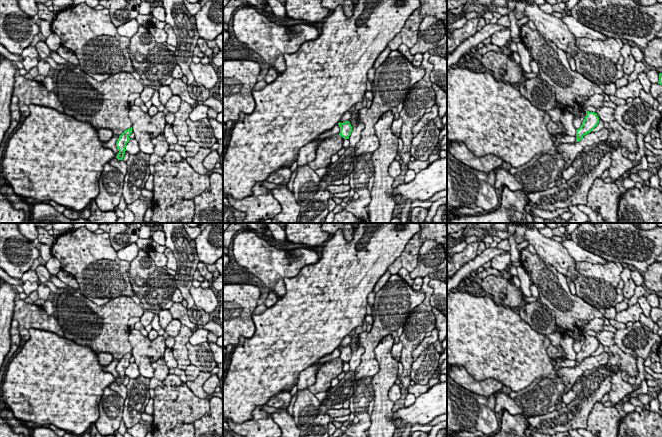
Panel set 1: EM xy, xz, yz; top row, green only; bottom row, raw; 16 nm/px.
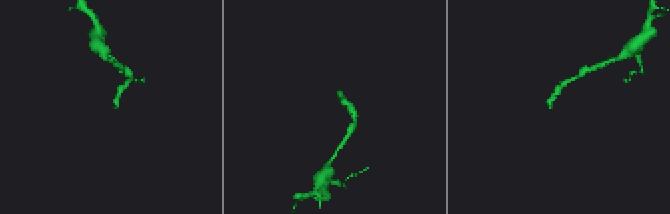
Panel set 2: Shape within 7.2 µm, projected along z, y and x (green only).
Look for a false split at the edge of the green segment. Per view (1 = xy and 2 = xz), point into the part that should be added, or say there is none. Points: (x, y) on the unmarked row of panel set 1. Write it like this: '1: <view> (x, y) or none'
1: none
2: none

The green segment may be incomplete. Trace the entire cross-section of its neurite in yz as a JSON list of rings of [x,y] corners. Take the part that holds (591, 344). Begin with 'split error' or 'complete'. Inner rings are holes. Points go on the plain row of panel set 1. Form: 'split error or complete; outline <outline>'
complete; outline [[[586,335],[585,343],[579,353],[576,354],[576,366],[579,366],[584,359],[590,357],[599,347],[596,337]]]

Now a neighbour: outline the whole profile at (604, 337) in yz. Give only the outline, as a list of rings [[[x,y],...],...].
[[[606,330],[597,332],[597,335],[596,335],[597,340],[603,346],[615,345],[613,337],[614,337],[614,333],[606,331]]]

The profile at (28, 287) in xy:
[[[26,281],[22,285],[24,293],[27,296],[29,296],[33,291],[37,291],[38,286],[39,286],[38,282],[30,282],[30,281]]]

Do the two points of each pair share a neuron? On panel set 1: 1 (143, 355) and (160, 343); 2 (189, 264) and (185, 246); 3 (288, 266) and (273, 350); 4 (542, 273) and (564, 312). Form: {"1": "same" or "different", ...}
{"1": "same", "2": "same", "3": "different", "4": "same"}

